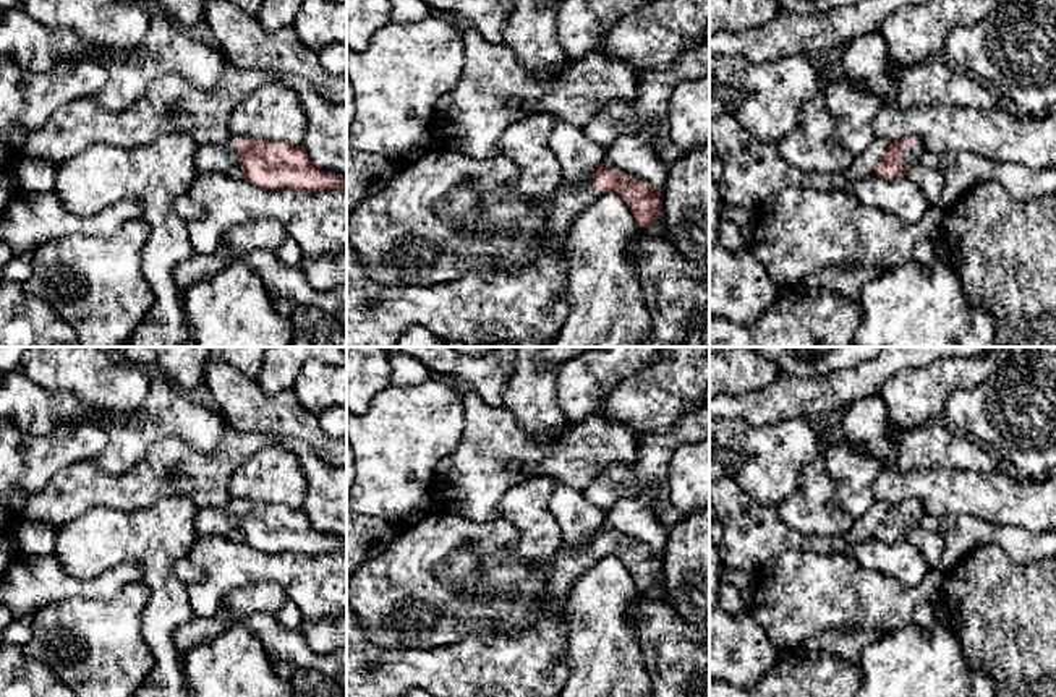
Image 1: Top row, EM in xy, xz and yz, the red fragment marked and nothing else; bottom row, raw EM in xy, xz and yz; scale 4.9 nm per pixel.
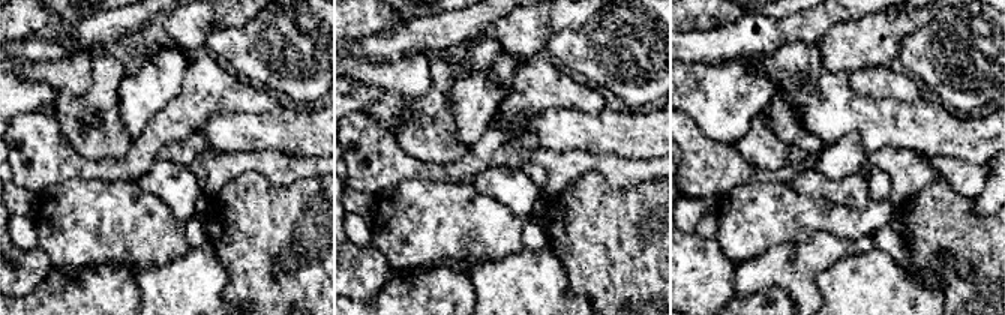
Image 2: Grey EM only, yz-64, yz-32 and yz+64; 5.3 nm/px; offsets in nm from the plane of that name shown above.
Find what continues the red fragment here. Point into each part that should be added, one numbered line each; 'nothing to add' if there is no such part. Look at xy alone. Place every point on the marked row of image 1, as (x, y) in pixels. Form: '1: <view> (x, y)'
1: xy (209, 158)

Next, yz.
1: yz (917, 151)

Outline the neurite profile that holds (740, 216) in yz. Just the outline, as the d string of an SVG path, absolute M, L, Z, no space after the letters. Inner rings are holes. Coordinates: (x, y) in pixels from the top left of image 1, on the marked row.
M722 201L721 219L732 220L740 229L740 233L748 245L753 240L752 217L753 211L750 207L727 204Z

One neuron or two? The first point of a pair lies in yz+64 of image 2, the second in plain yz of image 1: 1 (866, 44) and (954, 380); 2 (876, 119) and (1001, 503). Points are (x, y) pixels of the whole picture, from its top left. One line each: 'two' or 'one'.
1: one
2: one

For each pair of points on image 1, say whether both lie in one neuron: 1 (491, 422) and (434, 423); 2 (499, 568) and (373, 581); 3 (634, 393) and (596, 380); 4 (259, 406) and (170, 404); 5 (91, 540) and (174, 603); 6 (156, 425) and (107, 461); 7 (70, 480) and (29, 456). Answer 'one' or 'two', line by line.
1: two
2: one
3: two
4: two
5: one
6: one
7: two

